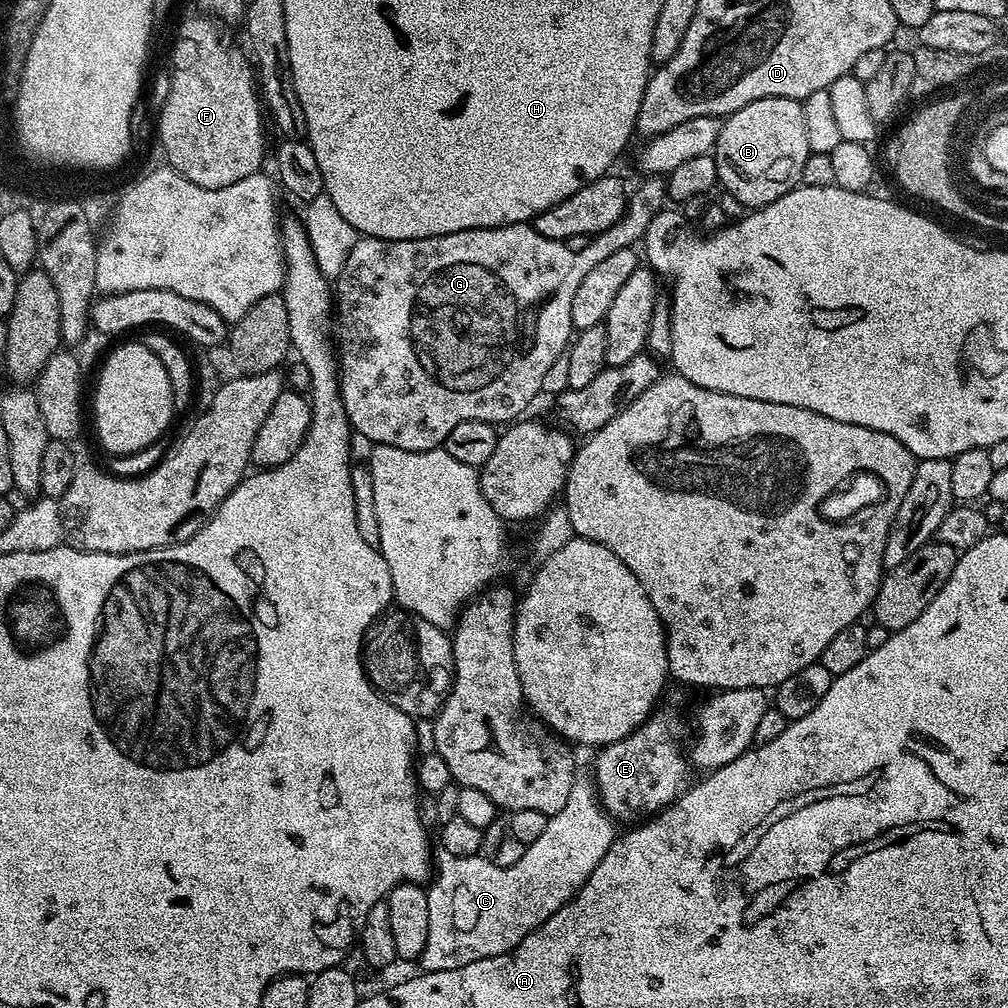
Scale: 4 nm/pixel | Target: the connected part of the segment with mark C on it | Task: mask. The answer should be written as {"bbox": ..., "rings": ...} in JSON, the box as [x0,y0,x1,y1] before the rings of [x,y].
{"bbox":[418,746,617,972],"rings":[[[580,746],[575,749],[576,777],[570,786],[570,798],[562,810],[548,817],[546,834],[525,847],[522,858],[514,866],[494,866],[494,862],[479,856],[455,856],[440,850],[434,856],[434,875],[427,885],[428,917],[430,934],[426,934],[426,946],[418,957],[418,964],[424,972],[438,970],[458,970],[458,966],[470,966],[482,958],[494,958],[506,954],[526,938],[550,914],[554,914],[566,902],[576,897],[576,891],[594,874],[594,866],[606,858],[606,850],[616,840],[617,825],[611,816],[604,811],[600,797],[596,794],[594,776],[594,752],[591,747]]]}

